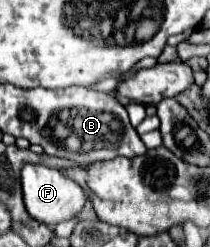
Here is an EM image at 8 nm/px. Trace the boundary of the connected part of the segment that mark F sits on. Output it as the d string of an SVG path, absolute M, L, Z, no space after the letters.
M26 164L22 168L22 192L24 192L24 204L26 204L28 214L36 218L38 222L48 224L52 228L60 224L62 220L76 218L88 200L86 192L60 170L46 168L46 166L34 166L34 164Z

